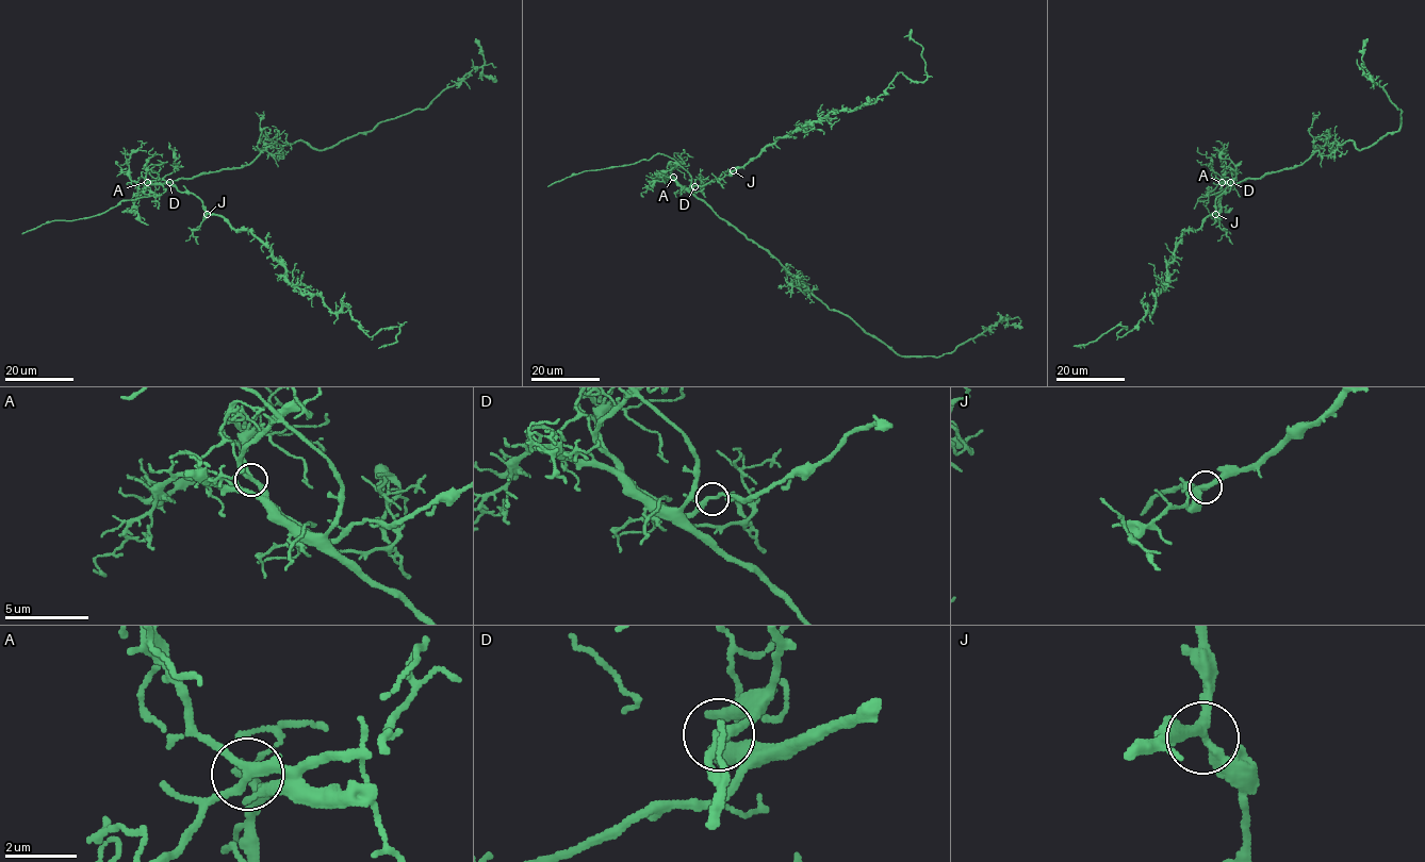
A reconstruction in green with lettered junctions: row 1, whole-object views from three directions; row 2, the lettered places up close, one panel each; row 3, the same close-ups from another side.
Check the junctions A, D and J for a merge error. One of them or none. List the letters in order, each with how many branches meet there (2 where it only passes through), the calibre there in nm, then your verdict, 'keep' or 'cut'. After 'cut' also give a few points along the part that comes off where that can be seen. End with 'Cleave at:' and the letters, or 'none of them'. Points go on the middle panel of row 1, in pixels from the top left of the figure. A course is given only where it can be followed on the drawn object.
A: branches 3; calibre 240 nm; keep
D: branches 3; calibre 200 nm; cut; course (694, 186), (742, 167), (777, 138), (828, 114), (874, 103), (899, 72), (922, 82), (922, 48), (904, 36)
J: branches 3; calibre 280 nm; keep
Cleave at: D

